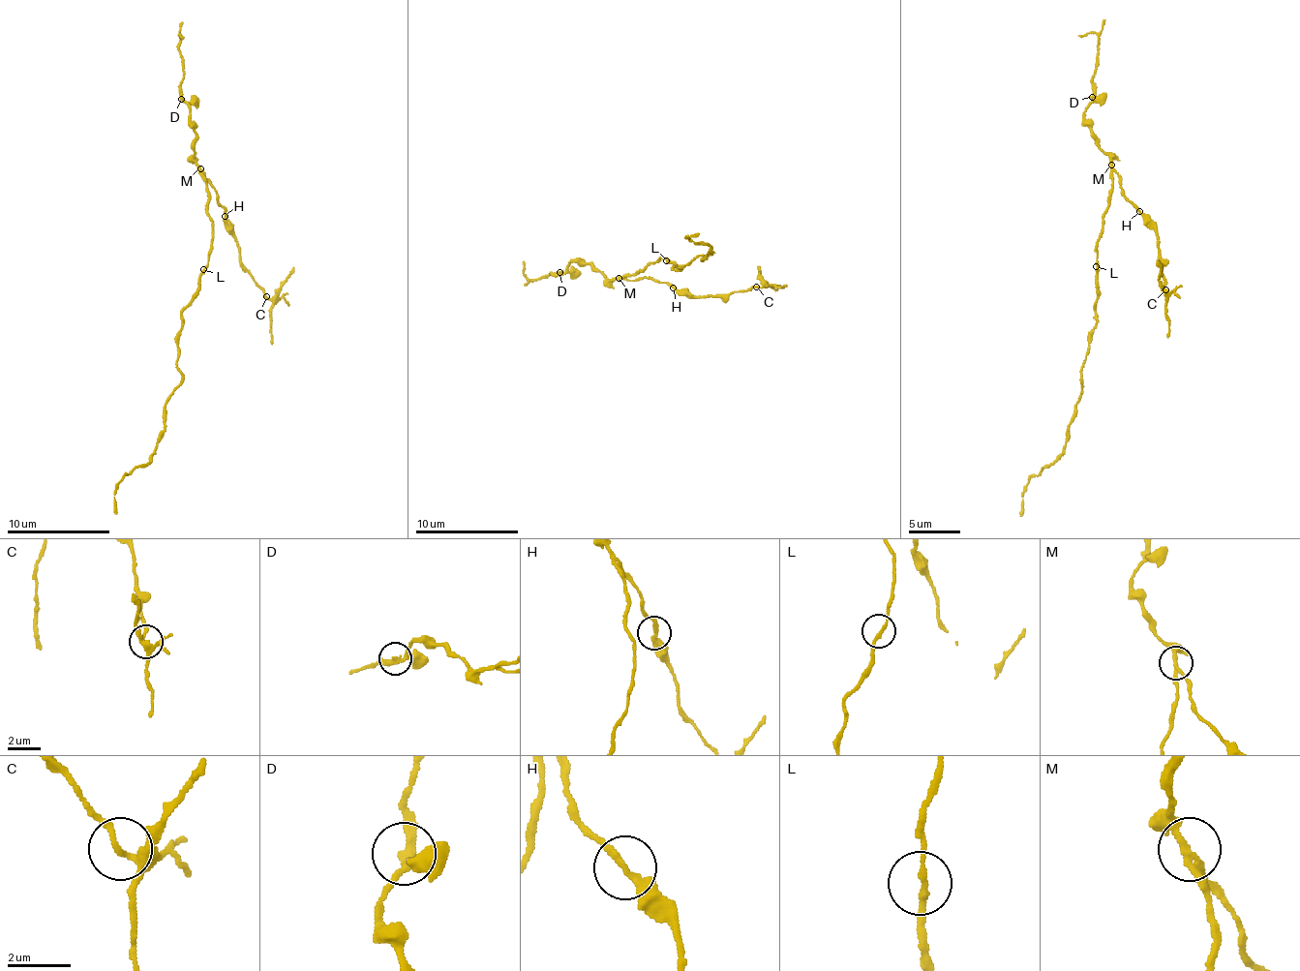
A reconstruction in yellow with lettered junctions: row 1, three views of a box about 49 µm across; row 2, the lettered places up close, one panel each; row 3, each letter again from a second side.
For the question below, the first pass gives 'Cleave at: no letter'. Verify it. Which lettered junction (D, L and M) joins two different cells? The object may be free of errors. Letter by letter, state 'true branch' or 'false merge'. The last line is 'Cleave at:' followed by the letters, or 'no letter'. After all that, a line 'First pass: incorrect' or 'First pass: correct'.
D: true branch
L: true branch
M: false merge
Cleave at: M
First pass: incorrect

